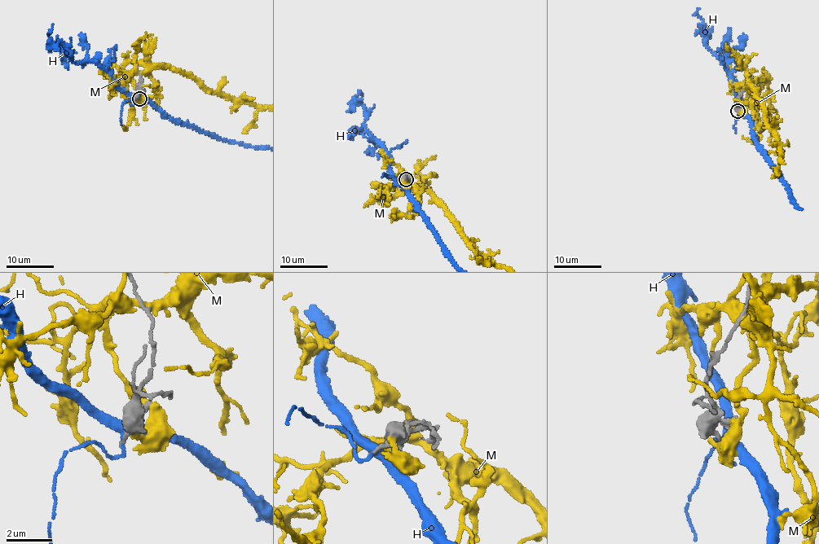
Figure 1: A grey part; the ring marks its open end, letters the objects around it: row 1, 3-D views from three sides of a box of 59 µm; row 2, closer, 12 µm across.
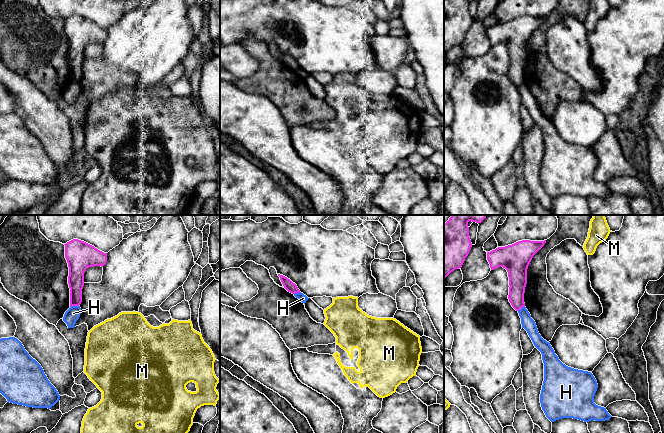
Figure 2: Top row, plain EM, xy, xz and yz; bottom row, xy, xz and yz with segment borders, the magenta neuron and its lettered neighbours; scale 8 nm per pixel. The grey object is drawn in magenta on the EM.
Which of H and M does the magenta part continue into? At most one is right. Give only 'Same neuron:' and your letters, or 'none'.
Same neuron: none

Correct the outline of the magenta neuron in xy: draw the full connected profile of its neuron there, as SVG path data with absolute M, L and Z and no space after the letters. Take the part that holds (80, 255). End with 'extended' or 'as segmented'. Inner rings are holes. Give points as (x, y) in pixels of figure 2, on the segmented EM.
M73 239L64 245L65 258L69 267L70 307L79 306L82 302L86 269L94 266L103 267L107 262L107 253L78 239Z; as segmented

